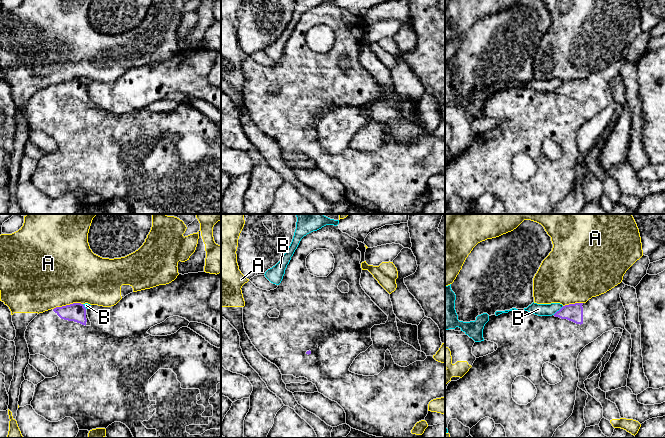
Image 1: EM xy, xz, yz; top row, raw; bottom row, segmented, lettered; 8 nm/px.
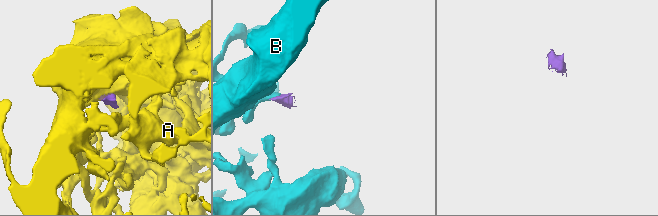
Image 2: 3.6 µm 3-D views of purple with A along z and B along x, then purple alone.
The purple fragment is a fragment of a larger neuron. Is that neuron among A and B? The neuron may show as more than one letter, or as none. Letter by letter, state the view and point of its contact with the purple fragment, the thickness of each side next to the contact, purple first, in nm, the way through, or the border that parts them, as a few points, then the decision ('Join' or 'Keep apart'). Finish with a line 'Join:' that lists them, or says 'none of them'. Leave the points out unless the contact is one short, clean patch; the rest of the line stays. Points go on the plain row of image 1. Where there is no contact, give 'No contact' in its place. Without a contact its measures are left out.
A: Touches purple at xy (67, 81). Thickness 150 nm (purple) against 500 nm. Boundary: xy (82, 79), (70, 79), (56, 82), (53, 85). Keep apart
B: Touches purple at yz (559, 86). Thickness 140 nm (purple) against 100 nm. Boundary: yz (563, 82), (553, 90). Keep apart
Join: none of them

